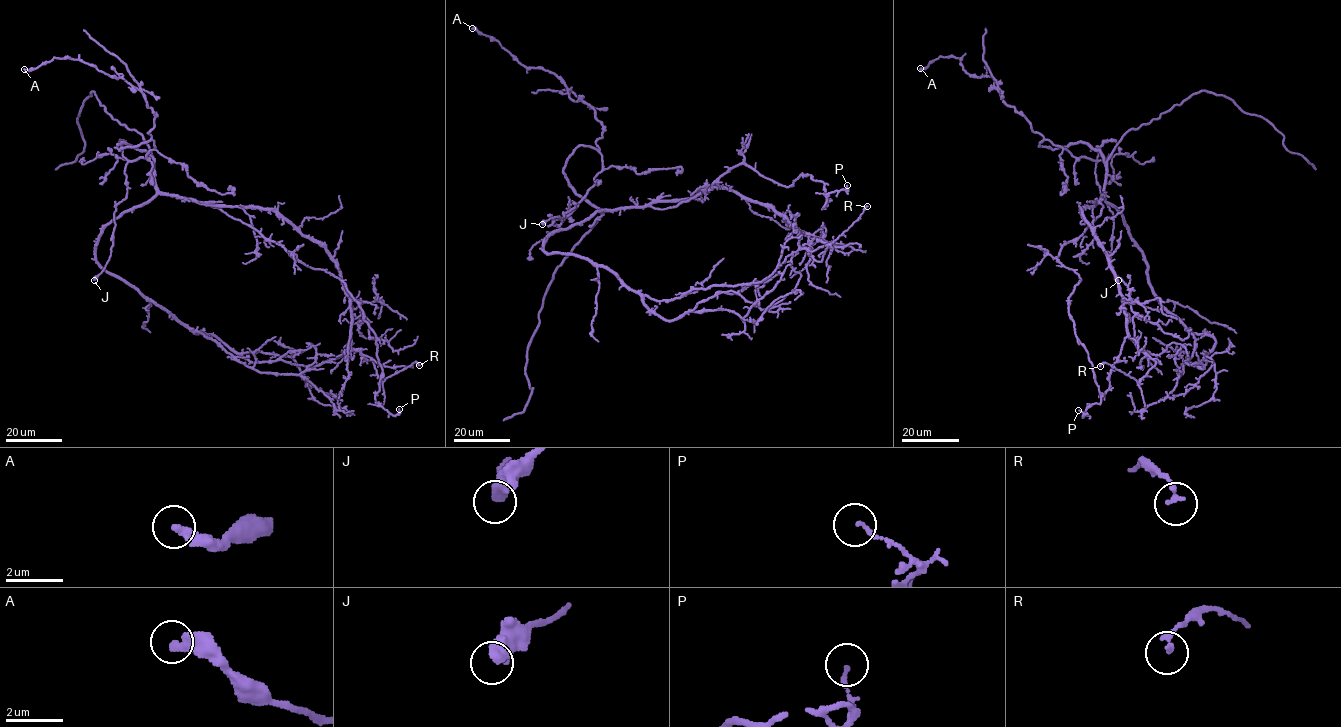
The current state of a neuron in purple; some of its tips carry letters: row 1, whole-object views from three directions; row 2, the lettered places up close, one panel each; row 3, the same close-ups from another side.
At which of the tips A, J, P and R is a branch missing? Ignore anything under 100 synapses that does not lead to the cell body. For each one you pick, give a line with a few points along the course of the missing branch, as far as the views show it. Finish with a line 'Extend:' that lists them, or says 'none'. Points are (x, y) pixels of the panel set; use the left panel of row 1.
Extend: none

